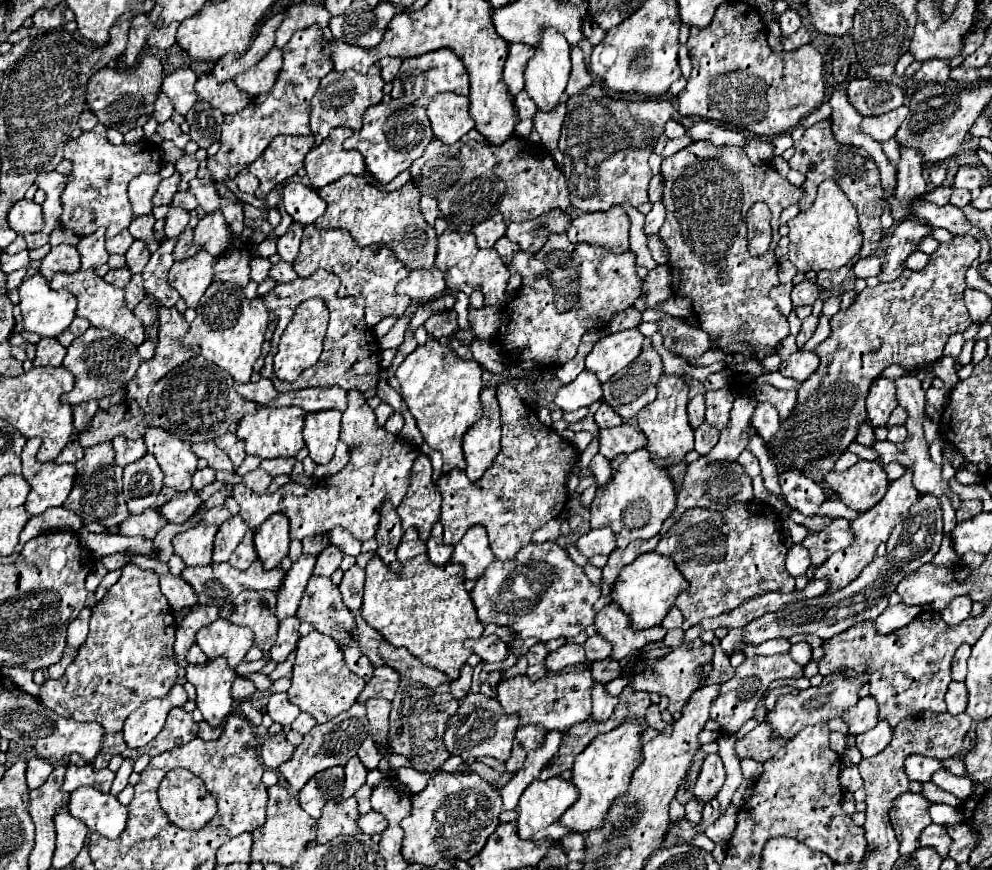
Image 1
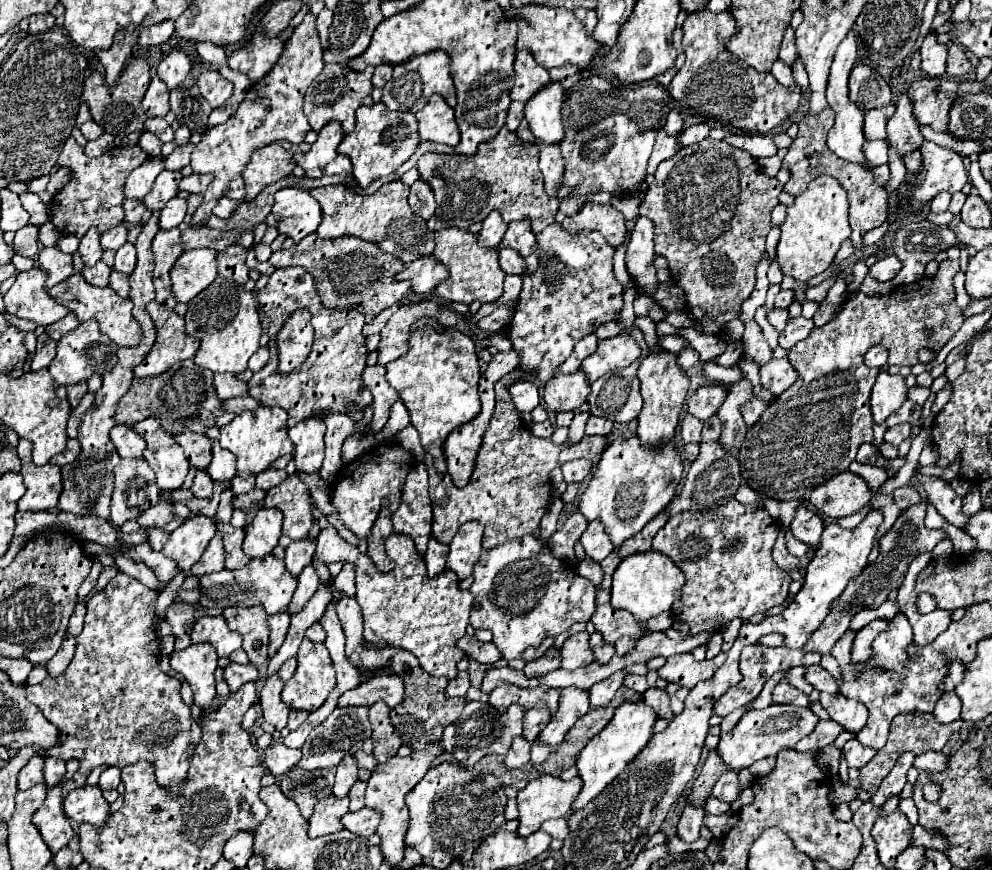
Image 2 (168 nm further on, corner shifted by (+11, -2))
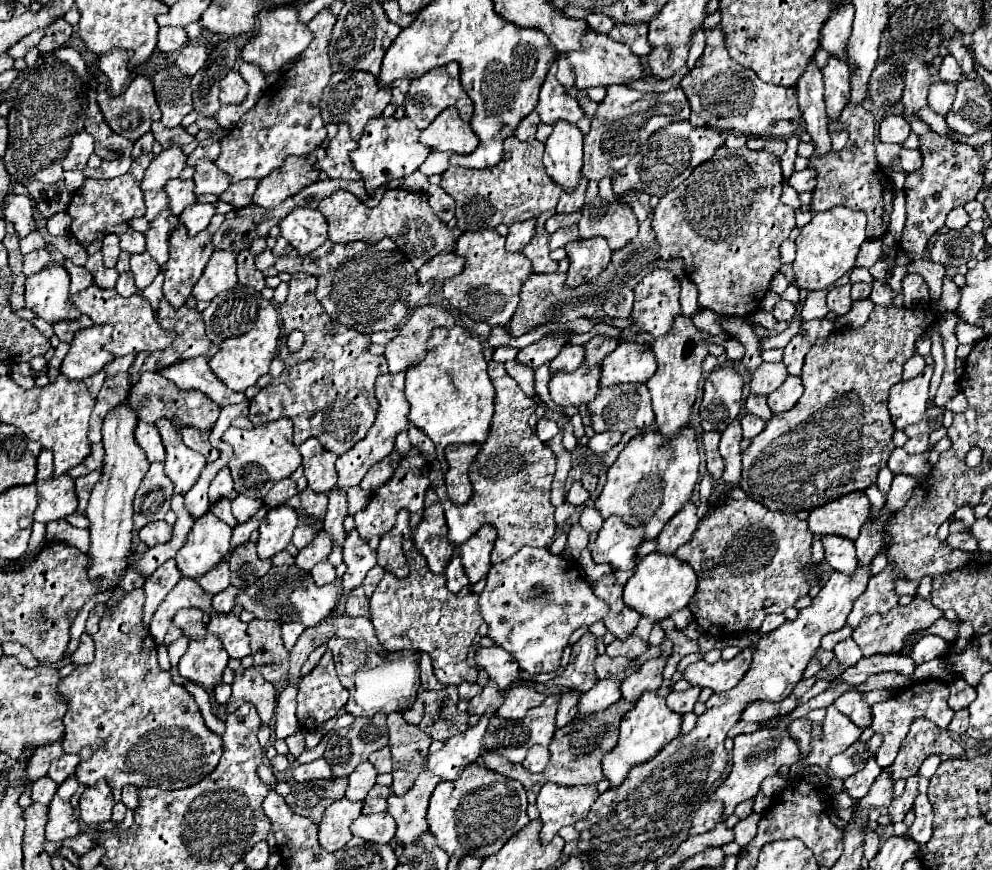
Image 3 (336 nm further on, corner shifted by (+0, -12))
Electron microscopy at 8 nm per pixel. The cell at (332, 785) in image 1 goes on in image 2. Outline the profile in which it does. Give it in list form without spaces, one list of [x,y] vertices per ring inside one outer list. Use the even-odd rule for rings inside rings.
[[[297,768],[281,776],[279,788],[289,800],[293,800],[299,806],[305,818],[311,818],[313,806],[321,798],[331,796],[333,778],[335,778],[335,768],[325,768],[325,770]]]

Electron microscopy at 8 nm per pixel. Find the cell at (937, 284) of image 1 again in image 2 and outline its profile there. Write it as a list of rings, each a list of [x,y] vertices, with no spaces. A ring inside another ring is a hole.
[[[945,260],[939,264],[939,270],[933,278],[923,278],[913,284],[897,287],[891,294],[868,296],[863,292],[855,292],[843,304],[843,310],[835,316],[835,320],[831,320],[823,328],[813,328],[809,338],[797,342],[797,346],[789,350],[789,362],[799,374],[797,382],[769,404],[757,424],[749,426],[747,436],[739,446],[737,460],[741,462],[741,476],[755,492],[759,492],[761,498],[803,502],[813,488],[825,484],[831,476],[845,472],[855,460],[861,444],[873,442],[873,416],[869,412],[869,396],[879,368],[869,368],[864,364],[865,352],[875,344],[885,346],[889,350],[887,366],[915,366],[919,362],[917,352],[921,348],[939,352],[965,322],[961,308],[953,300],[951,280],[957,272],[959,260]]]

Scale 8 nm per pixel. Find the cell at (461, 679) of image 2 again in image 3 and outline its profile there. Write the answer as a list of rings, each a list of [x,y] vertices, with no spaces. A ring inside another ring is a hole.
[[[462,682],[458,686],[458,694],[460,694],[460,700],[472,700],[476,694],[480,694],[480,686],[478,684],[470,684],[470,682]]]

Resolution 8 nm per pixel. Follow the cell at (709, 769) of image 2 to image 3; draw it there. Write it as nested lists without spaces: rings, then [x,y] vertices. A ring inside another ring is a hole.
[[[708,800],[706,804],[702,804],[692,820],[692,828],[690,834],[704,834],[708,830],[712,830],[716,824],[722,822],[722,802],[718,800]]]

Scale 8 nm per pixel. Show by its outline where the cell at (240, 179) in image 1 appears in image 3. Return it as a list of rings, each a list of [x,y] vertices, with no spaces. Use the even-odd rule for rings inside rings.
[[[242,180],[236,184],[230,184],[224,194],[220,194],[220,200],[226,204],[232,204],[234,208],[244,208],[252,204],[252,194],[256,190],[256,180]]]

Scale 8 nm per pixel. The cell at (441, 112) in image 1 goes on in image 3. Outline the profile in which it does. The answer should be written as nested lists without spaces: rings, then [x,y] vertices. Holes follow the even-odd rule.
[[[448,108],[440,112],[426,130],[422,130],[420,142],[432,150],[470,154],[478,146],[478,136],[472,132],[470,124],[460,118],[456,108]]]

